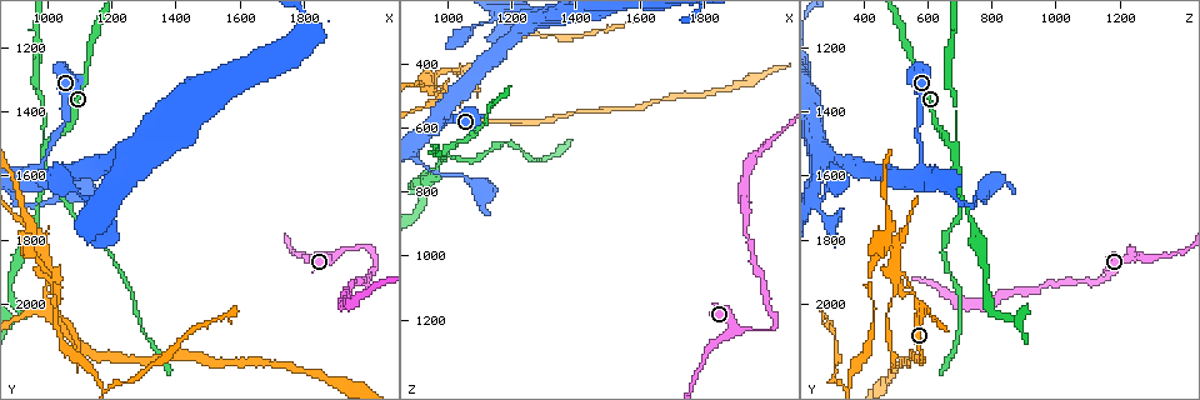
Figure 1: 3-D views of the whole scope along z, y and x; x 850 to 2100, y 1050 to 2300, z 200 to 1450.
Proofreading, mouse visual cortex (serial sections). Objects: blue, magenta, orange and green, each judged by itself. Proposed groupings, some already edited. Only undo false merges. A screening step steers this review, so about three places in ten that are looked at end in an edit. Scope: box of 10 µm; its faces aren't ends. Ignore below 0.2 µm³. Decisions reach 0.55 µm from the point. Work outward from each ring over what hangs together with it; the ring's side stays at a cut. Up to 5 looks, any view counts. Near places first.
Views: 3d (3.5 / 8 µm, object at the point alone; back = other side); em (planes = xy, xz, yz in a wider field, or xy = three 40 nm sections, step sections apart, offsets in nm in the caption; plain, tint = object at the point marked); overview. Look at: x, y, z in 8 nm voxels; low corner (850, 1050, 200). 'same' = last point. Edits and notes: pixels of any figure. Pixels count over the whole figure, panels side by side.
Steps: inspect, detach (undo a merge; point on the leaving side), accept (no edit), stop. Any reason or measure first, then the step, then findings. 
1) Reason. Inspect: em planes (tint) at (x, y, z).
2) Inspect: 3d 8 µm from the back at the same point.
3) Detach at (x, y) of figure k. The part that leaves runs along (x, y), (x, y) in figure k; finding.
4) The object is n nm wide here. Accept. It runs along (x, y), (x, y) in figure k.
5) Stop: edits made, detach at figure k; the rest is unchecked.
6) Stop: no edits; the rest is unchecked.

Abrupt turn. Inspect: 3d 8 µm at (990, 1510, 680).

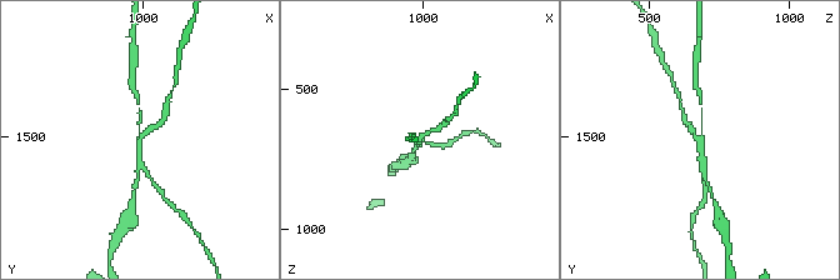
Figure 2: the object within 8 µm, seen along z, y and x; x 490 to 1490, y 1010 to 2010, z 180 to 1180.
Inspect: em xy step 5 (tint) at the same point.

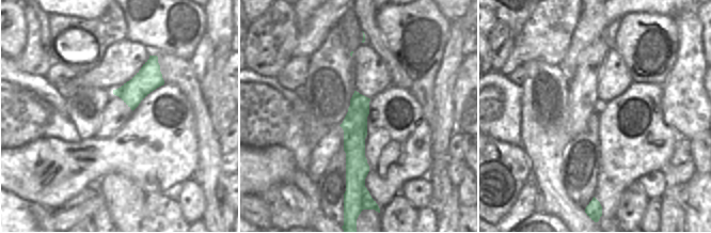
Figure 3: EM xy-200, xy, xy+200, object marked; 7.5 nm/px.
Detach at (161, 191) of figure 2. Two cells meet here.

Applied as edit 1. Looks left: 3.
Narrows sharply. Inspect: 3d 3.5 µm at (1000, 1920, 540).

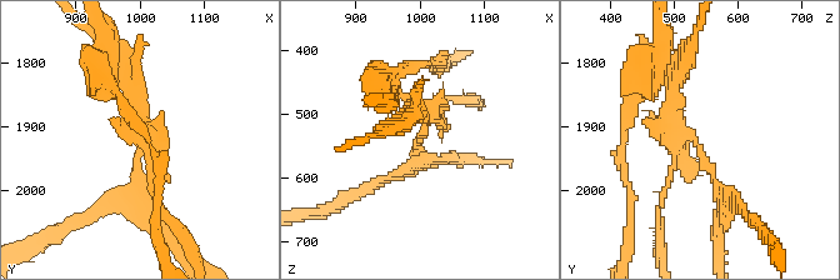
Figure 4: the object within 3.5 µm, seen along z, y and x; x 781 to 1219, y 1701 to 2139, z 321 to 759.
Inspect: em xy step 5 (tint) at (1000, 1920, 535).

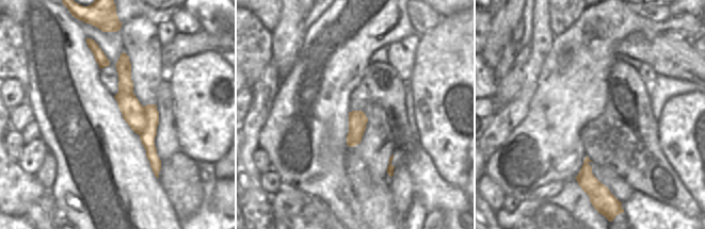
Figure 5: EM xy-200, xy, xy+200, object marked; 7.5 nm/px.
Inspect: em xy step 1 (tint) at the same point.

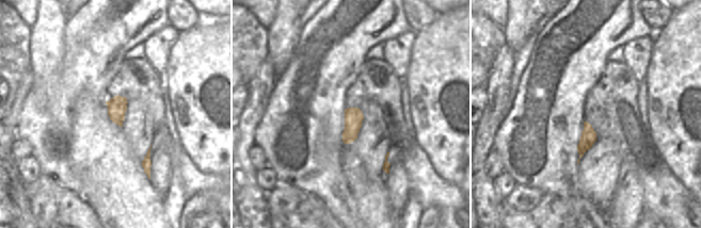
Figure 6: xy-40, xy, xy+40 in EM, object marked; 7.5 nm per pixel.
Detach at (408, 64) of figure 4. The part that leaves runs along (421, 115), (414, 113), (379, 135) in figure 4; two cells meet here.

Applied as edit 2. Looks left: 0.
Stop: edits made, detach at figure 2, detach at figure 4; the rest is unchecked.

